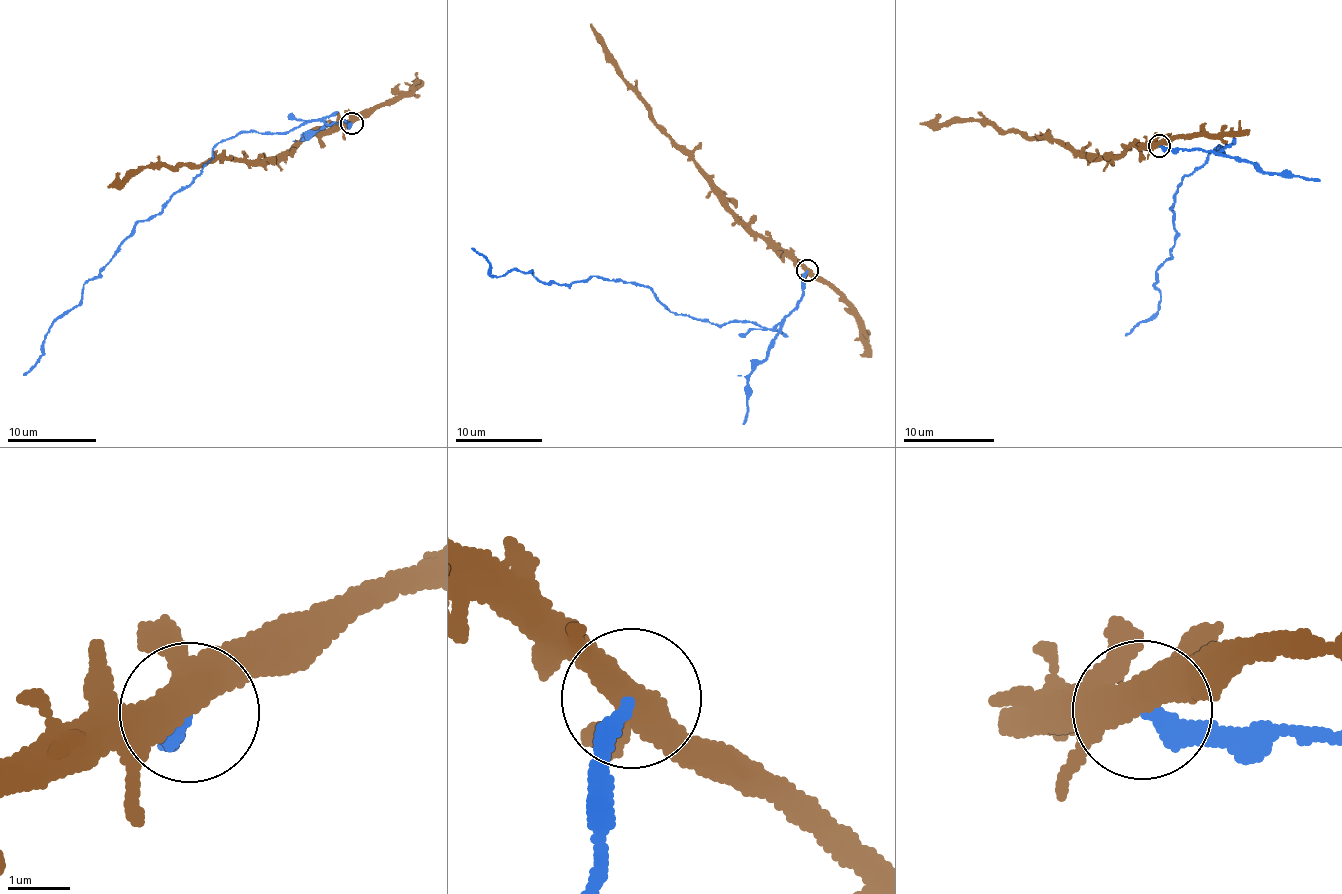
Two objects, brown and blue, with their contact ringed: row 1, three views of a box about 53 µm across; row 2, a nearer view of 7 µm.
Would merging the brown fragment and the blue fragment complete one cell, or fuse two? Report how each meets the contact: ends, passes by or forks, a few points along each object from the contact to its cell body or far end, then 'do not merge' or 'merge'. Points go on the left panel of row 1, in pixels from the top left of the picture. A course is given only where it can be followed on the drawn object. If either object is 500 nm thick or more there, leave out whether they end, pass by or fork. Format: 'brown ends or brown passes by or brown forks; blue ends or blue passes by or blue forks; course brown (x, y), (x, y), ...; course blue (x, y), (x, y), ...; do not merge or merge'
brown forks; blue ends; course brown (351, 123), (310, 132), (293, 150), (276, 157), (246, 163), (224, 158), (177, 169), (145, 167), (107, 188); course blue (351, 123), (305, 121), (221, 140), (52, 324), (24, 374); do not merge

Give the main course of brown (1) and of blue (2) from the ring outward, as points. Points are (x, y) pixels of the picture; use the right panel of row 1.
1: (1160, 146), (1134, 143), (1119, 156), (1105, 157), (1071, 152), (1053, 139), (1003, 132), (974, 120), (920, 124)
2: (1160, 146), (1224, 150), (1215, 149), (1179, 183), (1170, 208), (1177, 240), (1154, 284), (1158, 309), (1126, 334)

